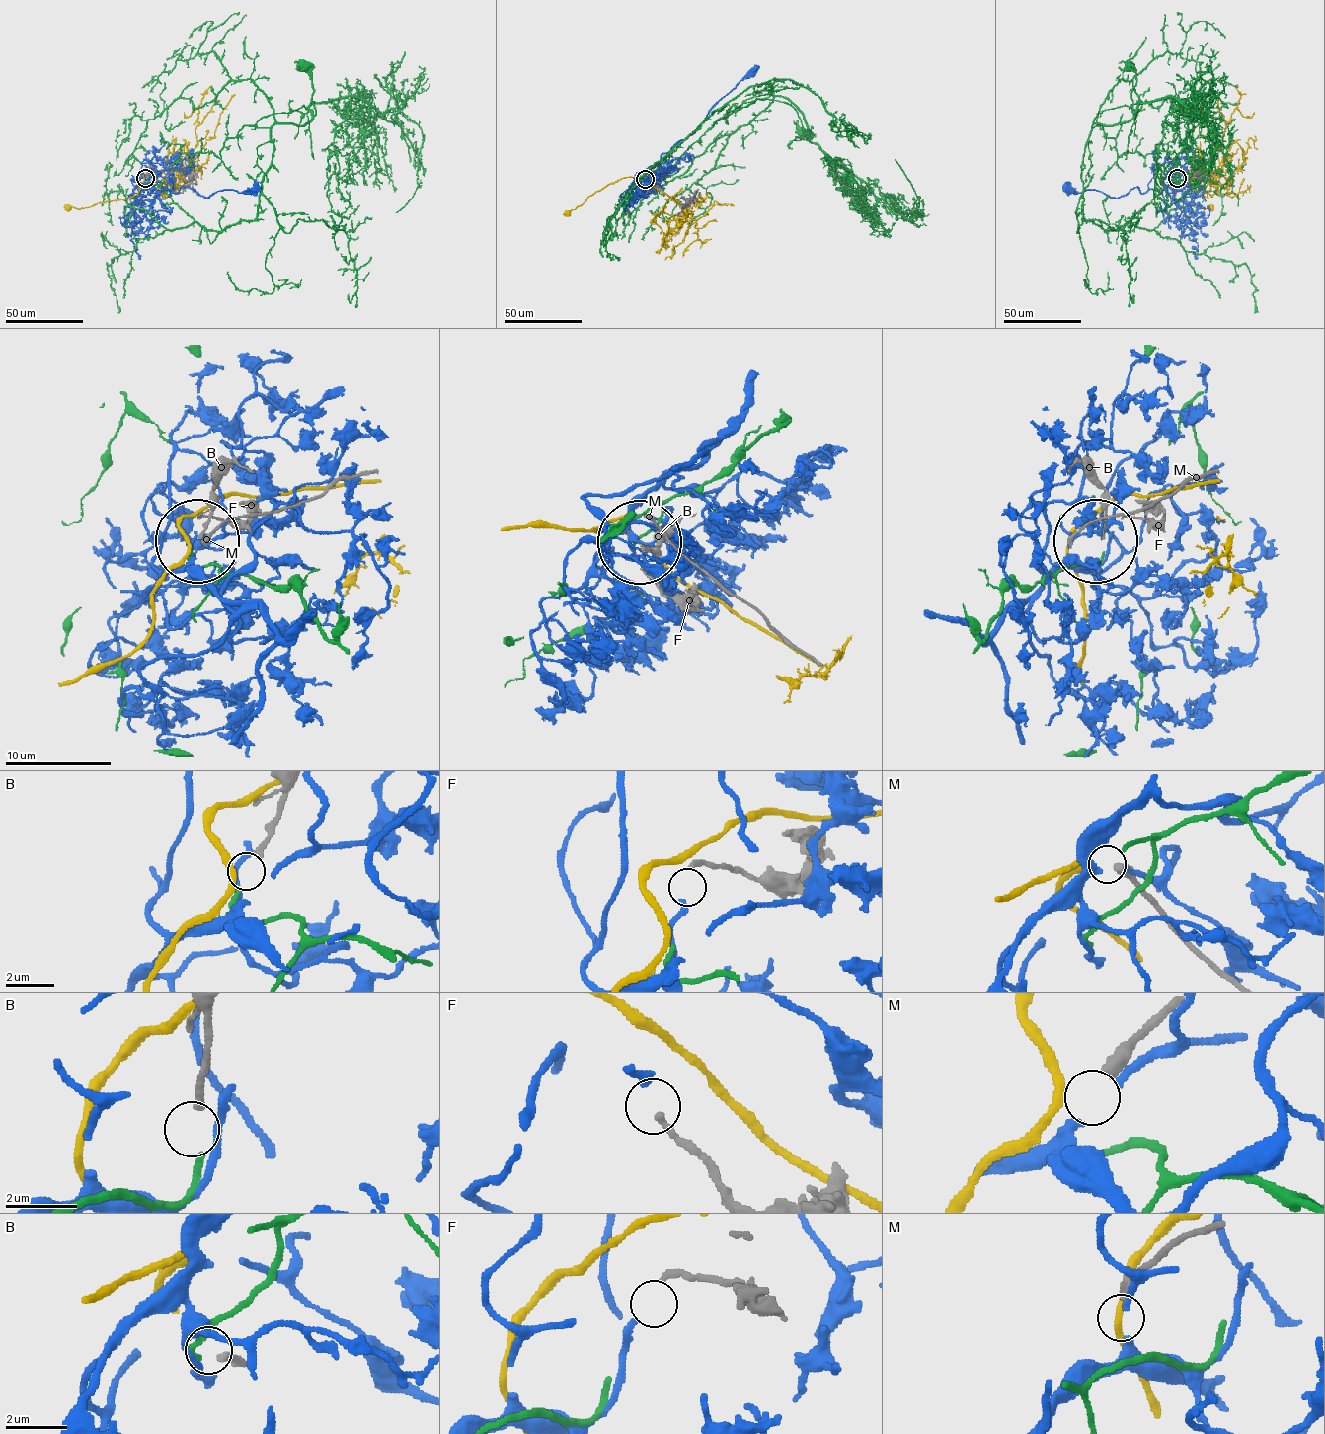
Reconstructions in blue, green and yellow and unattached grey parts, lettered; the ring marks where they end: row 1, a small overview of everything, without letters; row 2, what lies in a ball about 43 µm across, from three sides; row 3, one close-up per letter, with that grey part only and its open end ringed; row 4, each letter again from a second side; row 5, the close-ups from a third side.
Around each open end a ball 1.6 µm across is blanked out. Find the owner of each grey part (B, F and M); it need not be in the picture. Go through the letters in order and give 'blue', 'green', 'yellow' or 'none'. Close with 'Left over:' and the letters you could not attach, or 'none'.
B: green
F: blue
M: none
Left over: M

